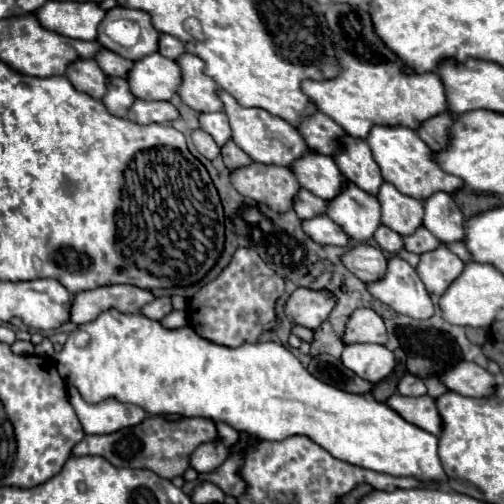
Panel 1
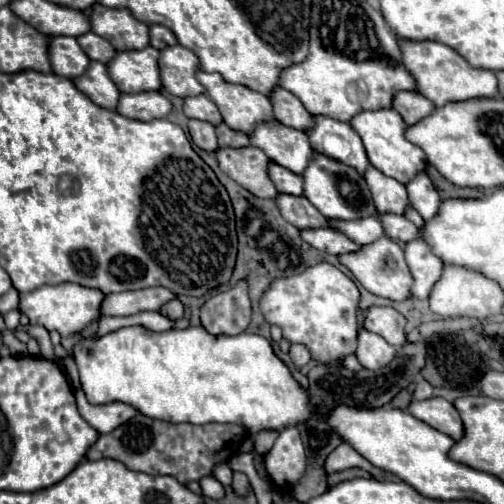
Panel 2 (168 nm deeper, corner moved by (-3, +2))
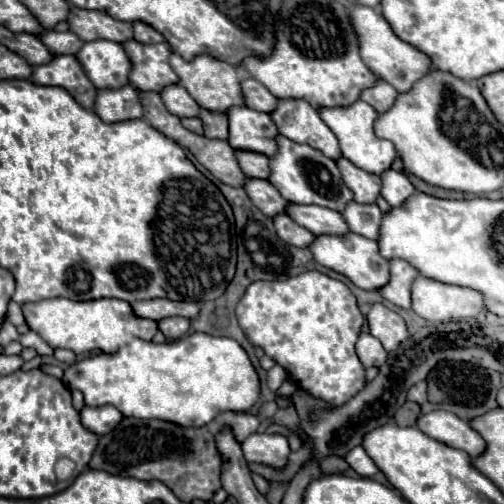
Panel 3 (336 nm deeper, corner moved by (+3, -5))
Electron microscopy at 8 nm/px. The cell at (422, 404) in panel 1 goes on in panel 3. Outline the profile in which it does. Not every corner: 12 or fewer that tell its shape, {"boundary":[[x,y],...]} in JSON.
{"boundary":[[447,410],[421,414],[417,428],[437,442],[467,452],[485,440]]}

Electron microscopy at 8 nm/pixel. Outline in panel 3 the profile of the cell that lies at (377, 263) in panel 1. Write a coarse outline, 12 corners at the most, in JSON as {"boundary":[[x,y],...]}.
{"boundary":[[287,214],[273,224],[281,240],[297,248],[309,248],[315,234],[301,228]]}

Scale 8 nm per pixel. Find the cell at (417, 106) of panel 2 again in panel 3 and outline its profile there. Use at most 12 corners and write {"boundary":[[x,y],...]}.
{"boundary":[[379,80],[367,88],[361,100],[377,112],[393,108],[399,92]]}

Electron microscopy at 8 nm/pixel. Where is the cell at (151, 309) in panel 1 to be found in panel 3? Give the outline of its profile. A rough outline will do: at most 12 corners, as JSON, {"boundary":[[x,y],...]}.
{"boundary":[[181,316],[159,320],[167,340],[189,332],[189,320]]}

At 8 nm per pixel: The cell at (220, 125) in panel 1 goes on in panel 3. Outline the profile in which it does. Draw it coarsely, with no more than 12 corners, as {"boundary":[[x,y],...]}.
{"boundary":[[183,86],[161,92],[165,108],[179,118],[197,118],[199,104]]}

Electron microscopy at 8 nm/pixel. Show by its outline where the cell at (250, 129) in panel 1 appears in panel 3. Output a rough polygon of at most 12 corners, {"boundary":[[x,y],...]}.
{"boundary":[[171,54],[179,84],[201,108],[245,106],[235,66]]}

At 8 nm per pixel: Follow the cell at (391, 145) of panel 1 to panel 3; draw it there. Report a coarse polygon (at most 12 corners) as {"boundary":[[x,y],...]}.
{"boundary":[[363,100],[321,108],[341,152],[381,176],[399,156],[377,138],[377,110]]}

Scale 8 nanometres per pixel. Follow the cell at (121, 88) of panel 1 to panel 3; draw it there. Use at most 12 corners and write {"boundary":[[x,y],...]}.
{"boundary":[[75,56],[33,66],[31,82],[65,88],[93,108],[97,88]]}

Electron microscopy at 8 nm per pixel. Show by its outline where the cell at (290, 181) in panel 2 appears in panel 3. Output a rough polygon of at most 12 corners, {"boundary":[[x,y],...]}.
{"boundary":[[237,152],[249,178],[269,180],[269,158],[257,152]]}

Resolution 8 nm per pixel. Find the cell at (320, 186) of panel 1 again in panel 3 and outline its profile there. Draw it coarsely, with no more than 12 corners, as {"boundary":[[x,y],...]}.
{"boundary":[[231,108],[235,150],[277,154],[279,130],[269,114]]}

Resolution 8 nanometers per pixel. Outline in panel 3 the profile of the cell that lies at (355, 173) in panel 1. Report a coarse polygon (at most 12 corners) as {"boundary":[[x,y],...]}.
{"boundary":[[279,100],[271,118],[285,138],[331,160],[337,136],[305,100]]}

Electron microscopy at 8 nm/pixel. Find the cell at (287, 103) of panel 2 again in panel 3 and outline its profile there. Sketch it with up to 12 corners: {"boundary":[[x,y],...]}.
{"boundary":[[245,78],[247,108],[275,112],[277,98],[257,80]]}

